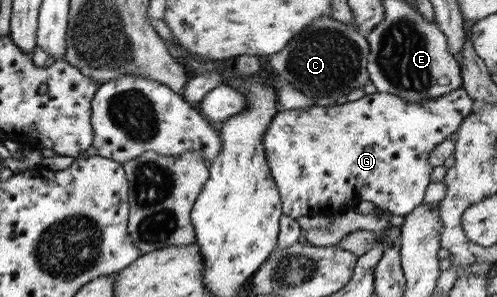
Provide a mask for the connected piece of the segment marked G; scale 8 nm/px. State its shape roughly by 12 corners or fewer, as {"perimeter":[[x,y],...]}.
{"perimeter":[[375,92],[279,111],[261,147],[292,218],[421,203],[474,101]]}

